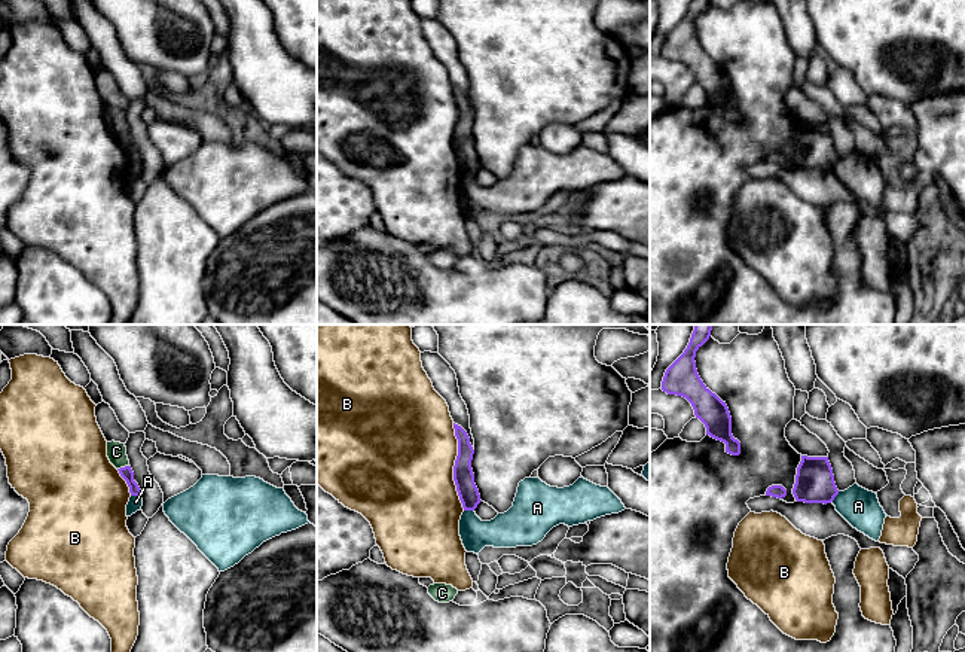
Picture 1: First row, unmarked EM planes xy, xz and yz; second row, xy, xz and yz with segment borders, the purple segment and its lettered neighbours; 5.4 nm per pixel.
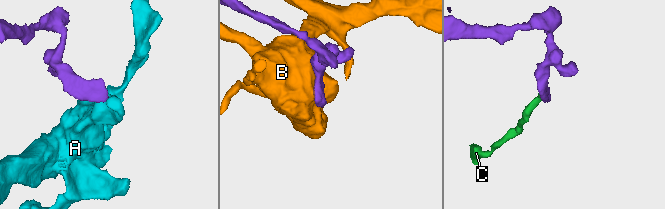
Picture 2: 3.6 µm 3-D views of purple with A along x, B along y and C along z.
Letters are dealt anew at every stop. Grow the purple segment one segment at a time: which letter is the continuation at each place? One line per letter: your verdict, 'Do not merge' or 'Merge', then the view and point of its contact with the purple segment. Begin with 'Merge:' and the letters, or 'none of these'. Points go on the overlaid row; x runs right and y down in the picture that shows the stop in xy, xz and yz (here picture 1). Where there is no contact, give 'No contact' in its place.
Merge: none of these
A: Do not merge. Touches purple at yz (834, 496)
B: Do not merge. Touches purple at xz (454, 466)
C: Do not merge. Touches purple at xy (122, 468)

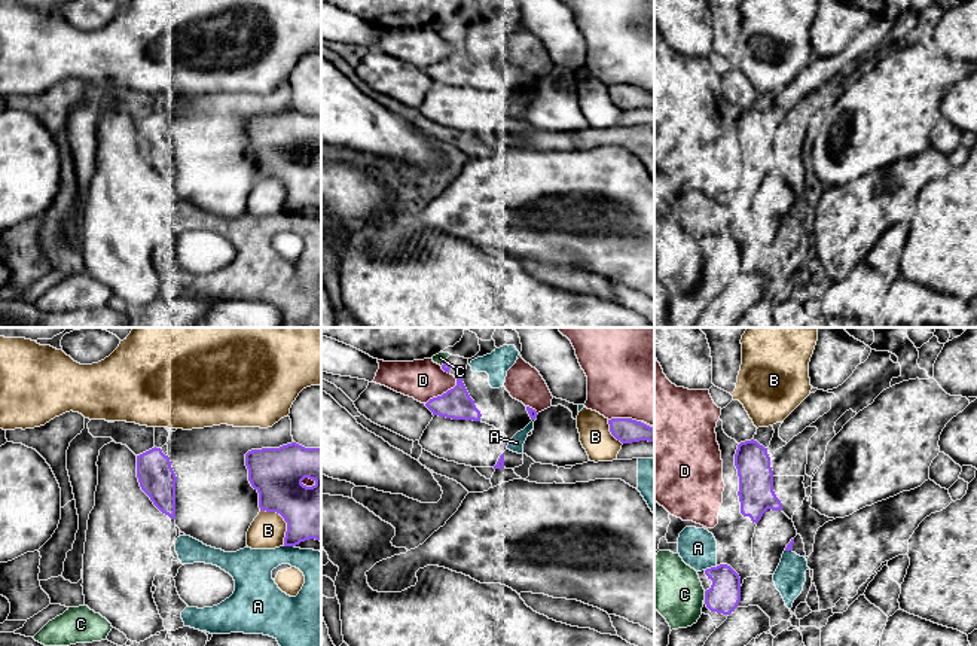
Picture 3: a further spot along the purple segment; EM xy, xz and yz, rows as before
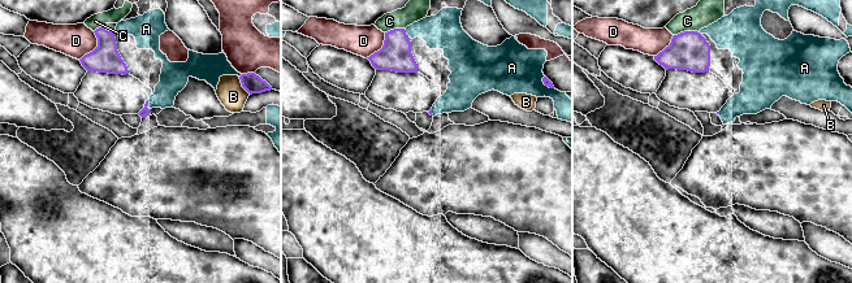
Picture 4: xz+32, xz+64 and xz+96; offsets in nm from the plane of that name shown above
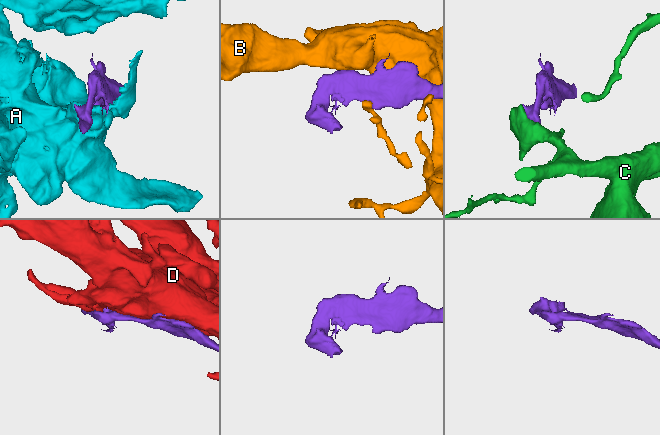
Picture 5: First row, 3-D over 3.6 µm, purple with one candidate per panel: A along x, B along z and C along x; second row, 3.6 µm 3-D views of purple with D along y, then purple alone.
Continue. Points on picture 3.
Merge: A
A: Merge. Touches purple at yz (711, 567)
B: Do not merge. Touches purple at xy (284, 520)
C: Do not merge. Touches purple at yz (705, 596)
D: Do not merge. Touches purple at xz (443, 393)

